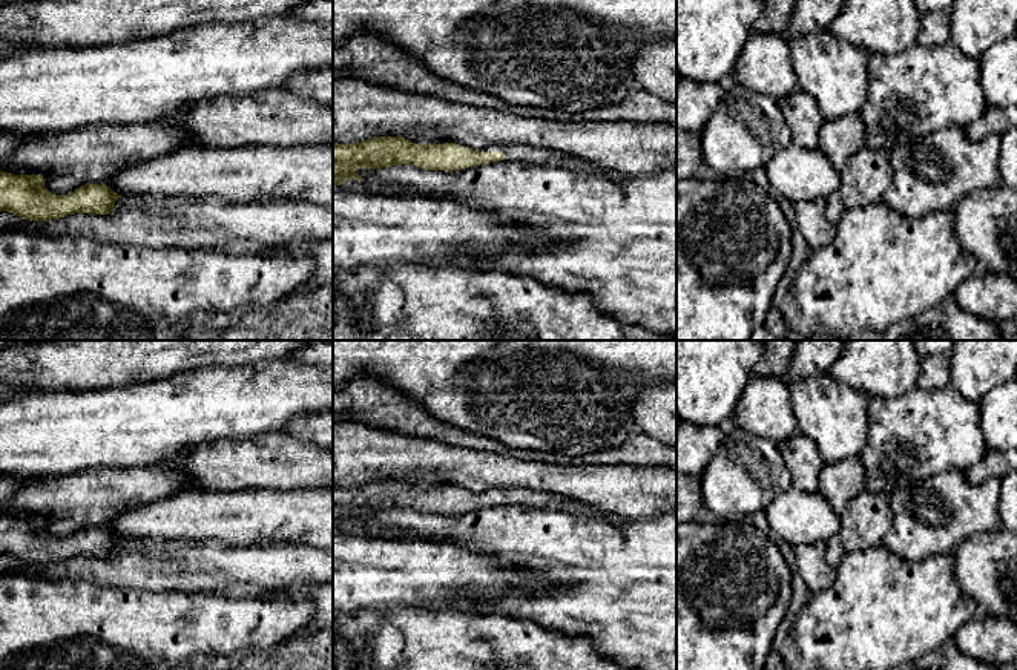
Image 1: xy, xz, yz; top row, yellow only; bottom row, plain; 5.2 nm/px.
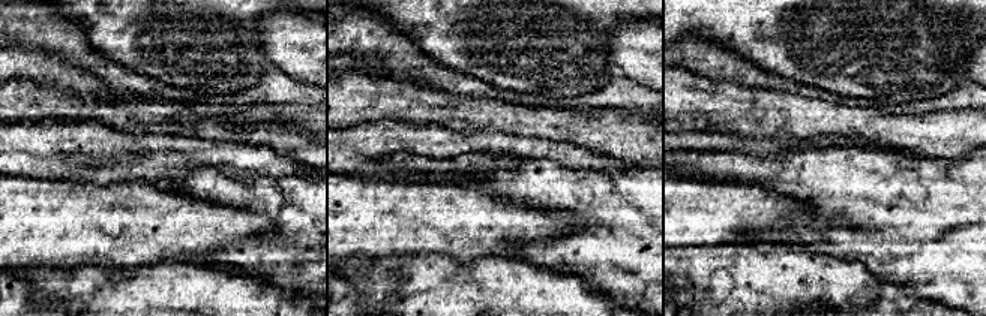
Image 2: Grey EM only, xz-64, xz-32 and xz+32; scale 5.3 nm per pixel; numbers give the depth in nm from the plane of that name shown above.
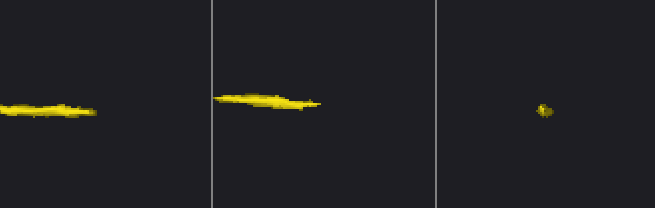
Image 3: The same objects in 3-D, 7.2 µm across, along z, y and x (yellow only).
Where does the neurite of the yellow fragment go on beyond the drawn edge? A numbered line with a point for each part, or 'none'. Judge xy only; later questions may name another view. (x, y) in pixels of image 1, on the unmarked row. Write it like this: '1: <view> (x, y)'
none

